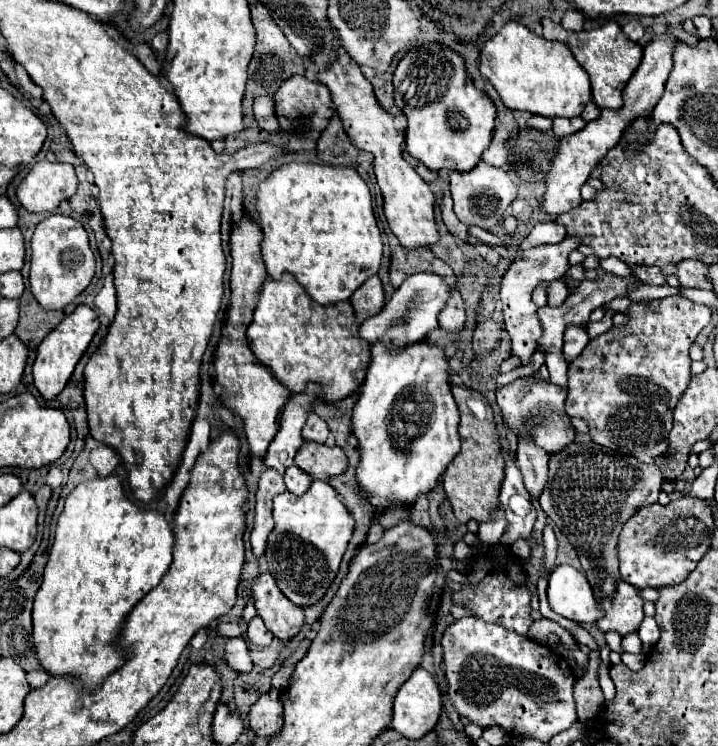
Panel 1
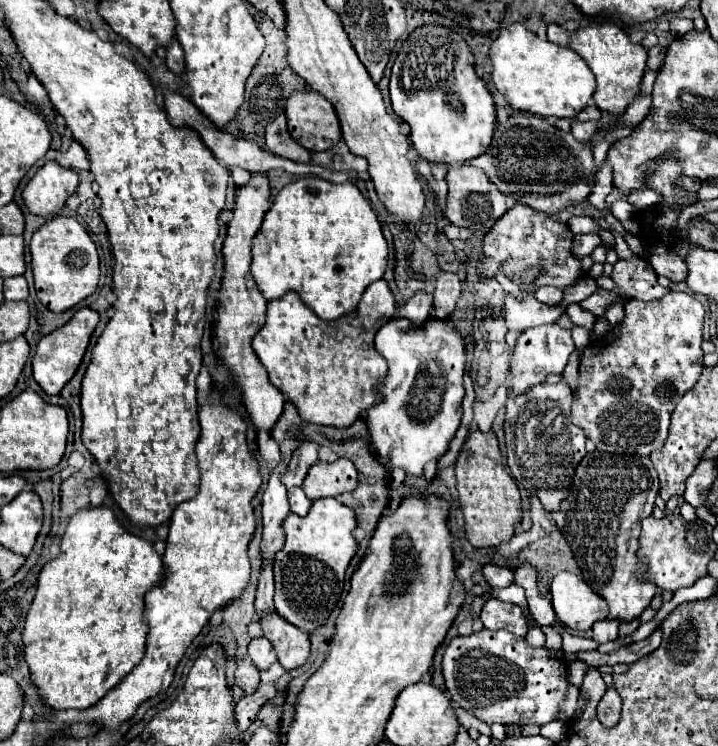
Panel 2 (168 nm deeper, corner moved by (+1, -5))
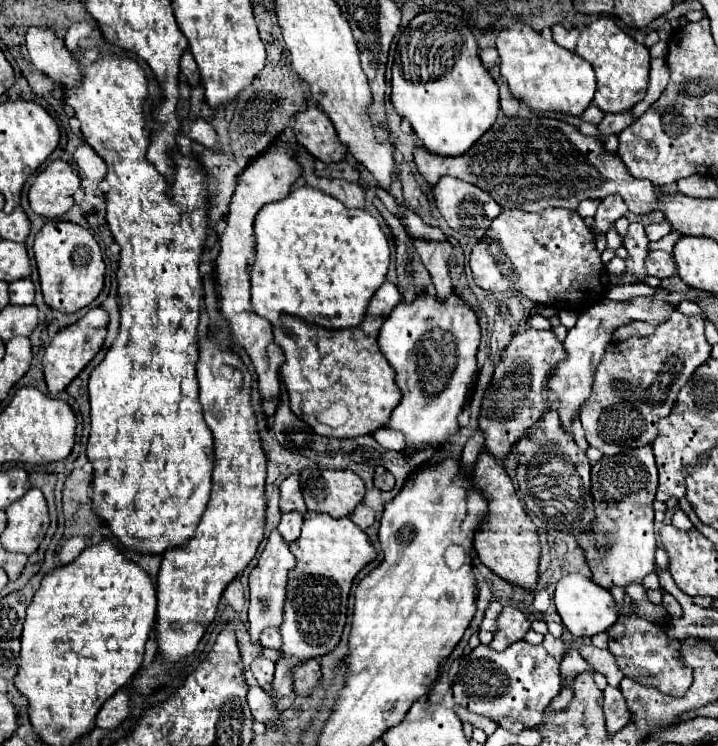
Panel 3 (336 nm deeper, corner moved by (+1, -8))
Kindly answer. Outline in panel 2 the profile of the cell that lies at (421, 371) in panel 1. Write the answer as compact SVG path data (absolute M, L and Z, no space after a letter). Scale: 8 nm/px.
M428 318L422 328L414 328L408 320L388 320L374 344L390 370L382 384L382 402L368 412L372 446L388 470L402 468L406 474L420 476L430 460L438 460L448 450L460 426L466 342L448 320Z

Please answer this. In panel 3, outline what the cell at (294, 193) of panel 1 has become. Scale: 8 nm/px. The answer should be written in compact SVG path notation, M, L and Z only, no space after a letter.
M300 187L282 201L266 205L254 221L256 261L252 265L252 307L272 325L280 325L280 313L302 317L326 329L356 327L376 289L386 281L390 245L376 217L366 209L350 209L342 201L314 187Z

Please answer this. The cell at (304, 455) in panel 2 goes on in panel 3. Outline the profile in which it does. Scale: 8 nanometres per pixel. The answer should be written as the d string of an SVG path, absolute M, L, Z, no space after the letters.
M294 471L290 473L282 483L280 483L280 511L304 511L306 505L302 499L302 489L300 489L300 473Z

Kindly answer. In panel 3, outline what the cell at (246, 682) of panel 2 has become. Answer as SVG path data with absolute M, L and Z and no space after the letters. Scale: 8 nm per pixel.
M258 685L248 687L248 705L252 711L252 717L262 723L278 723L278 709L272 707L270 695L262 691Z

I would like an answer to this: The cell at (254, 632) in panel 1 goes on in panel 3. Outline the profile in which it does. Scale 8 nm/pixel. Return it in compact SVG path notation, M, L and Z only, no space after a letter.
M256 657L250 665L258 685L270 693L270 685L272 685L272 679L274 679L274 661L266 659L266 657Z

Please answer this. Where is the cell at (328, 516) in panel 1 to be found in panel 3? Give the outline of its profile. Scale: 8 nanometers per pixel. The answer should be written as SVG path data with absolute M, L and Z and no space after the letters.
M316 513L314 517L304 519L302 533L296 541L290 543L290 551L296 557L296 567L290 571L288 577L284 621L280 625L282 651L290 659L280 659L276 663L276 677L272 683L274 705L278 705L284 695L290 695L294 691L290 669L296 663L312 657L322 657L338 645L346 623L350 585L358 571L366 563L376 559L376 551L362 529L358 529L348 517L336 519L326 513Z

